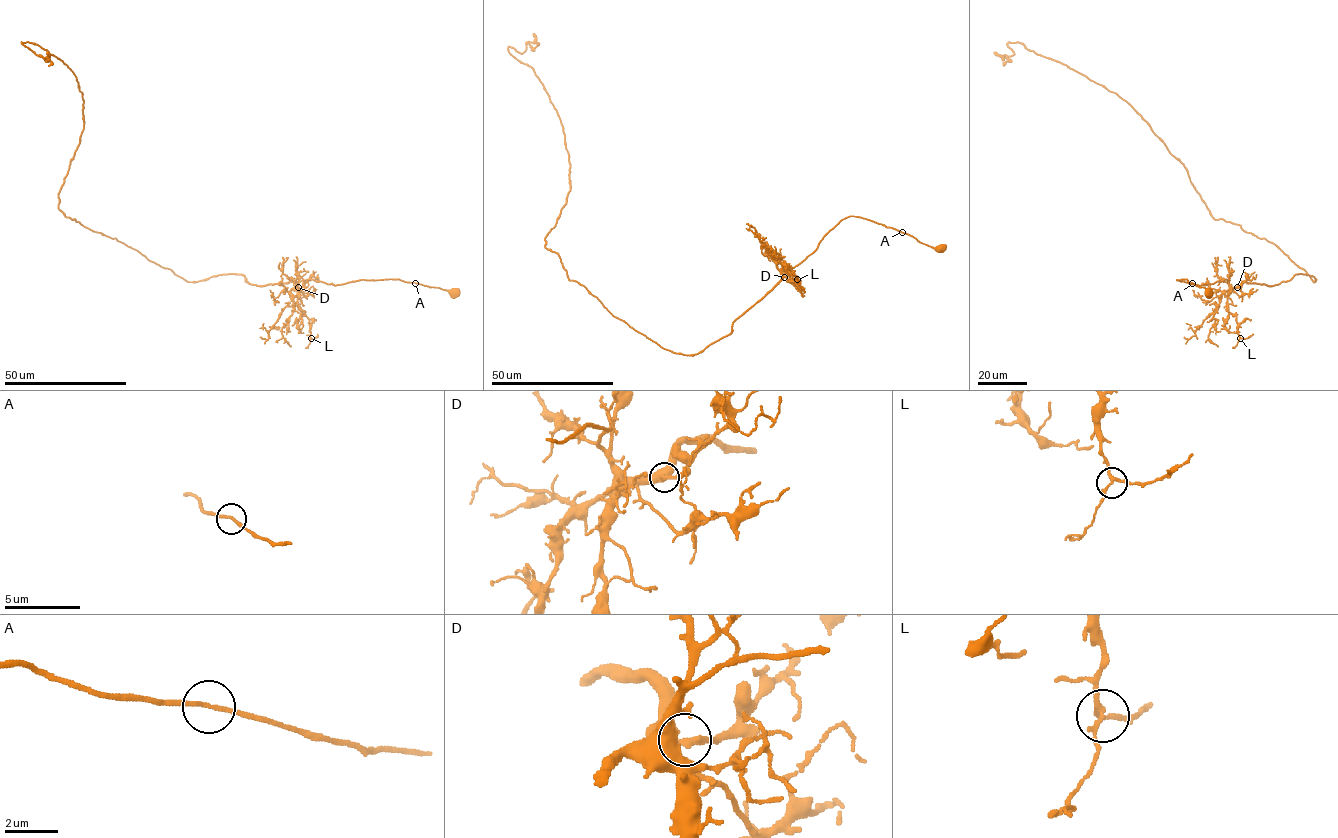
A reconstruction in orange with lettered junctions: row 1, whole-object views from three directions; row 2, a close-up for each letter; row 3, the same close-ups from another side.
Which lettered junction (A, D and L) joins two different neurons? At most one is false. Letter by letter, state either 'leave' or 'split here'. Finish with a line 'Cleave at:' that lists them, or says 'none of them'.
A: leave
D: leave
L: leave
Cleave at: none of them

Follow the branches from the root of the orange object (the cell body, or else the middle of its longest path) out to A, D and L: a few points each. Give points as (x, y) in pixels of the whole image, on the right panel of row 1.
A: (1208, 293), (1205, 287), (1192, 283)
D: (1208, 293), (1205, 287), (1186, 279), (1176, 280), (1201, 285), (1228, 279), (1231, 287), (1237, 287)
L: (1208, 293), (1205, 287), (1186, 279), (1176, 280), (1201, 285), (1228, 279), (1227, 310), (1236, 316), (1240, 338)

